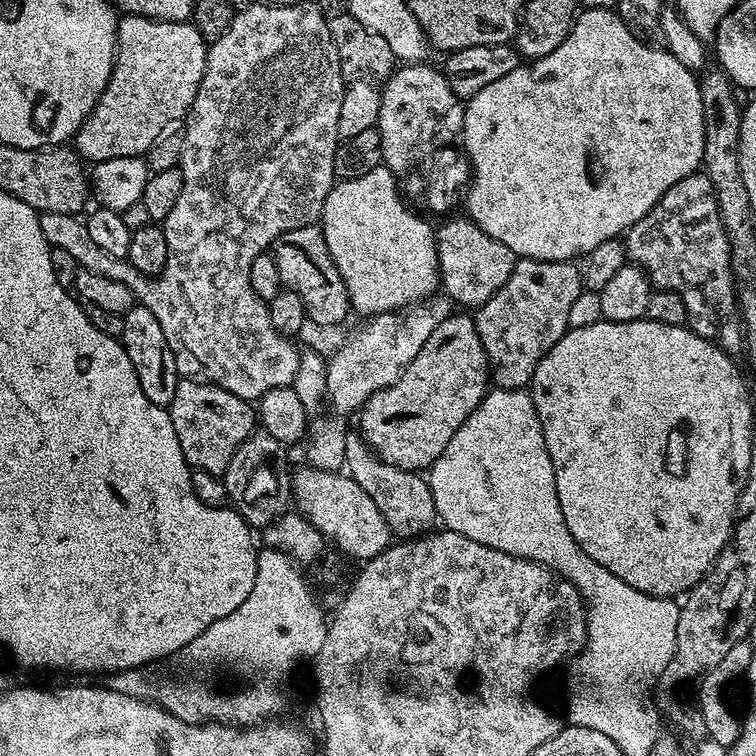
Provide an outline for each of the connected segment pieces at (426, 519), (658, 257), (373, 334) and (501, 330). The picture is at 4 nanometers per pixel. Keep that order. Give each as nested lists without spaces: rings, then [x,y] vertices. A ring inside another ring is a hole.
[[[356,430],[348,431],[346,436],[345,469],[347,475],[373,498],[375,506],[382,511],[382,516],[395,537],[413,539],[433,529],[437,515],[427,479],[419,473],[390,466],[381,460]]]
[[[693,174],[682,178],[682,182],[674,182],[674,186],[670,186],[670,190],[658,198],[653,208],[633,228],[628,229],[623,241],[627,259],[648,273],[648,279],[657,289],[669,288],[678,294],[678,298],[682,298],[688,315],[687,327],[700,336],[714,337],[715,343],[729,354],[739,353],[743,349],[744,325],[740,323],[736,306],[738,284],[734,279],[732,244],[724,229],[716,191],[708,176]]]
[[[436,294],[429,304],[421,302],[407,311],[383,312],[365,319],[364,328],[358,329],[327,361],[327,403],[332,403],[340,414],[355,413],[363,408],[374,393],[388,388],[400,378],[404,368],[418,358],[418,350],[426,346],[426,338],[430,338],[436,327],[453,312],[452,301],[443,294]]]
[[[517,259],[506,286],[474,312],[478,338],[488,355],[490,380],[495,387],[531,385],[538,362],[568,331],[570,306],[583,288],[579,263]]]

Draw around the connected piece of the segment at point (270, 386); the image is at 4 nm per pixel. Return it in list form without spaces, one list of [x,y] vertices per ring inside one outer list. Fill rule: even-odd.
[[[254,2],[249,3],[246,8],[237,11],[234,22],[230,22],[230,30],[226,30],[226,34],[222,34],[222,38],[211,41],[210,47],[208,49],[208,61],[206,62],[206,70],[202,74],[202,82],[198,86],[198,94],[194,98],[192,103],[192,108],[188,111],[186,119],[182,124],[182,133],[184,136],[184,145],[182,146],[182,156],[180,163],[178,165],[182,178],[184,179],[184,185],[182,186],[182,194],[178,197],[178,202],[174,206],[174,210],[169,214],[166,221],[166,231],[168,234],[168,261],[166,266],[162,269],[159,276],[146,277],[143,276],[138,270],[134,270],[132,265],[125,262],[124,260],[119,260],[114,258],[110,254],[106,254],[106,250],[99,248],[97,244],[90,238],[90,230],[88,229],[87,223],[79,215],[71,216],[70,214],[58,214],[57,212],[41,212],[40,213],[40,225],[42,226],[42,234],[46,234],[46,242],[51,244],[53,248],[61,248],[69,252],[74,259],[76,259],[77,265],[79,267],[85,268],[86,270],[94,270],[98,274],[106,274],[106,278],[114,278],[118,282],[122,282],[126,286],[130,286],[133,297],[143,307],[150,310],[150,314],[154,314],[154,318],[158,318],[158,322],[162,322],[162,330],[166,334],[166,342],[170,342],[170,350],[174,350],[174,358],[176,359],[176,365],[180,371],[181,377],[184,378],[203,378],[207,383],[217,384],[220,388],[225,388],[230,390],[230,394],[238,394],[238,398],[247,400],[249,402],[259,401],[262,394],[266,394],[266,390],[274,390],[275,388],[286,388],[293,383],[295,376],[298,374],[298,368],[300,366],[300,356],[301,349],[296,349],[291,339],[286,336],[281,336],[277,332],[274,322],[270,318],[270,310],[268,309],[268,301],[263,300],[258,294],[252,289],[251,282],[251,266],[254,260],[258,258],[259,255],[267,253],[269,249],[275,245],[276,241],[279,240],[283,232],[289,232],[295,228],[301,228],[307,224],[317,223],[323,217],[324,207],[326,206],[326,198],[330,194],[333,184],[337,183],[336,175],[334,174],[334,158],[336,157],[336,150],[340,147],[342,143],[342,137],[338,134],[338,118],[342,114],[342,98],[344,97],[344,90],[346,87],[346,77],[340,70],[340,52],[334,46],[334,38],[330,34],[330,26],[328,25],[328,16],[326,12],[323,12],[316,4],[303,4],[303,2],[297,2],[294,5],[272,5],[269,2],[263,2],[263,4],[254,4]]]

